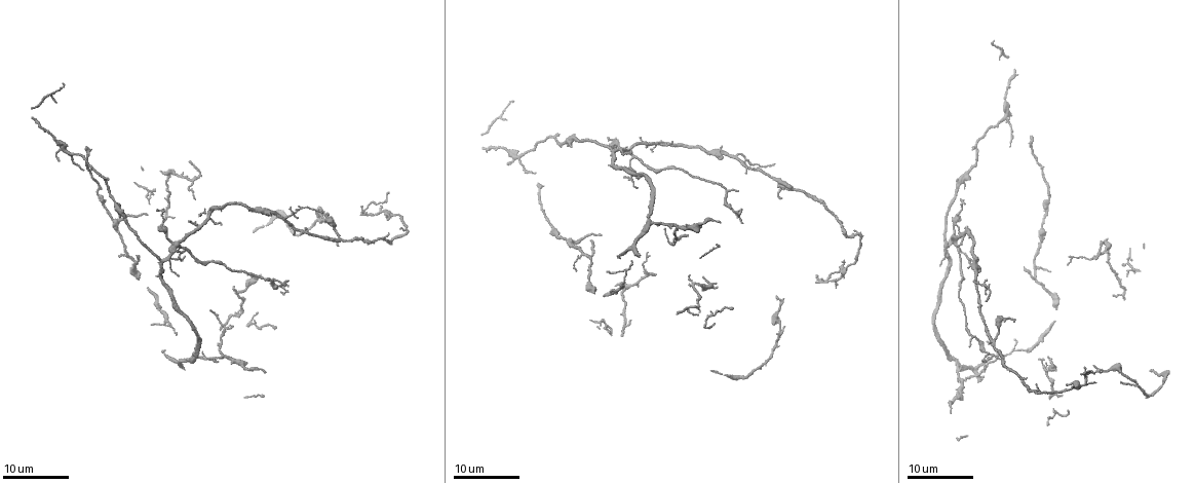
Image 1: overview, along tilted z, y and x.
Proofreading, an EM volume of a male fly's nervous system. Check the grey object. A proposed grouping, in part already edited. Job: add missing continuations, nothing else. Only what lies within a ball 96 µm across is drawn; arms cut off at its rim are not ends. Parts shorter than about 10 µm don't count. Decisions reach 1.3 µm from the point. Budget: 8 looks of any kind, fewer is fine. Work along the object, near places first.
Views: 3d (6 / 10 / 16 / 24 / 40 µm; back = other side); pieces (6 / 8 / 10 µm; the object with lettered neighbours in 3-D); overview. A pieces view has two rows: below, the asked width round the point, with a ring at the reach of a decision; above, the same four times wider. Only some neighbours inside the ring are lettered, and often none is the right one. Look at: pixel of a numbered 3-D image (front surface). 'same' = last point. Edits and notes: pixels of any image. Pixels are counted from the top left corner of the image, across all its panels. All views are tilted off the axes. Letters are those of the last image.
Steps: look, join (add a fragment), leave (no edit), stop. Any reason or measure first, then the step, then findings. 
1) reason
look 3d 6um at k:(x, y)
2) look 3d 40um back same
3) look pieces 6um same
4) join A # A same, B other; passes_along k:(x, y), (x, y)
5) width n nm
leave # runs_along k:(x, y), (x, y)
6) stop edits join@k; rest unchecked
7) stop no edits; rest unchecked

branch stops here
look 3d 24um at 1:(592, 241)

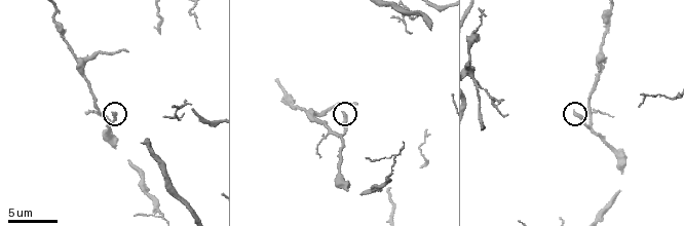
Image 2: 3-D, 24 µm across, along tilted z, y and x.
see the neighbours
look pieces 8um at 2:(574, 111)

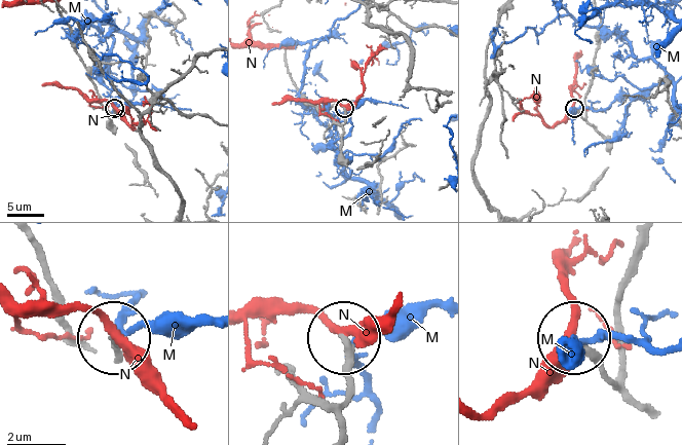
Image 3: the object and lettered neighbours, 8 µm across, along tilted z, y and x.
width 230 nm
leave # M other, N other; no lettered fragment goes on from it

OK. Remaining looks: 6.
branch stops here
look 3d 16um at 1:(159, 209)

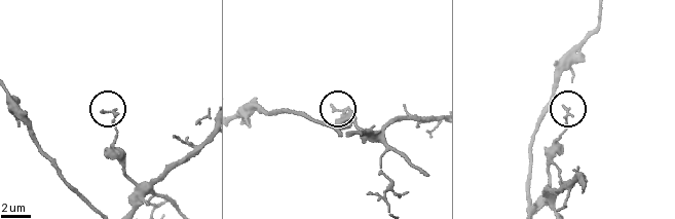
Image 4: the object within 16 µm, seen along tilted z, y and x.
look pieces 6um at 4:(334, 109)

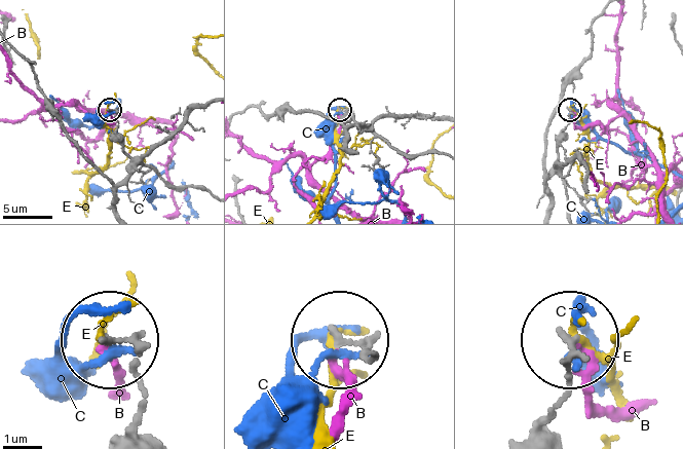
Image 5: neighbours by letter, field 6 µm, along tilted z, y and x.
width 160 nm
leave # B other, C other, E other; runs_along 5:(137, 433), (143, 400), (128, 349), (116, 341); none of them fits

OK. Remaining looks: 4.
free end
look 3d 16um at 1:(1031, 136)

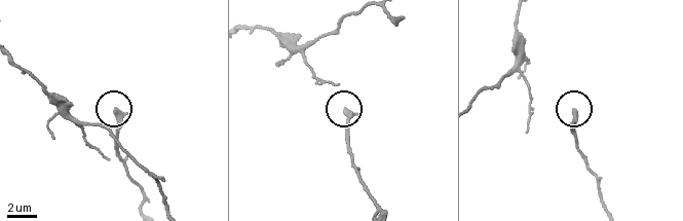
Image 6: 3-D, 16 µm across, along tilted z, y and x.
see the neighbours
look pieces 10um at 6:(575, 110)

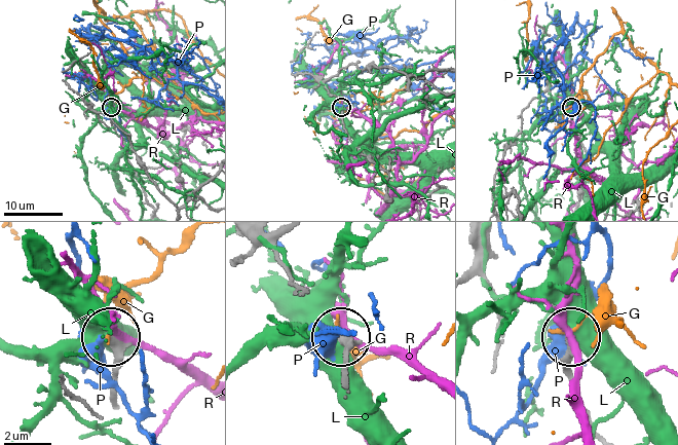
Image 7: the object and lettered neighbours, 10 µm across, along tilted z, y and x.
leave # G other, L other, P other, R other; no lettered fragment goes on from it

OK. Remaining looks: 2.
free end
look 3d 24um at 1:(1101, 240)

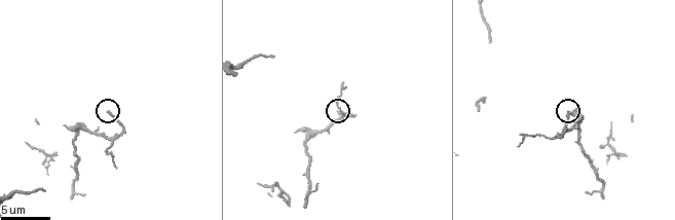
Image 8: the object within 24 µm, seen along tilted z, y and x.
see the neighbours
look pieces 8um at 8:(108, 113)

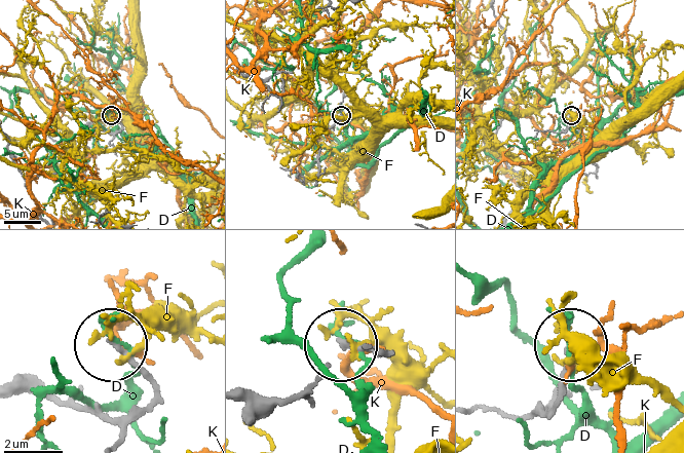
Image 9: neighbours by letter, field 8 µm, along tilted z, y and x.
width 190 nm
leave # D other, F other, K other; no lettered fragment goes on from it

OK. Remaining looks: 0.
stop no edits; rest unchecked

